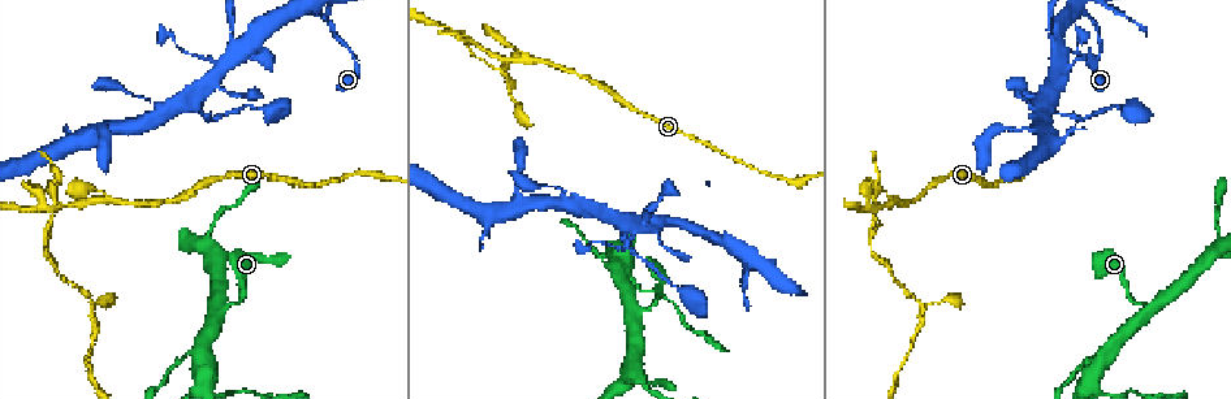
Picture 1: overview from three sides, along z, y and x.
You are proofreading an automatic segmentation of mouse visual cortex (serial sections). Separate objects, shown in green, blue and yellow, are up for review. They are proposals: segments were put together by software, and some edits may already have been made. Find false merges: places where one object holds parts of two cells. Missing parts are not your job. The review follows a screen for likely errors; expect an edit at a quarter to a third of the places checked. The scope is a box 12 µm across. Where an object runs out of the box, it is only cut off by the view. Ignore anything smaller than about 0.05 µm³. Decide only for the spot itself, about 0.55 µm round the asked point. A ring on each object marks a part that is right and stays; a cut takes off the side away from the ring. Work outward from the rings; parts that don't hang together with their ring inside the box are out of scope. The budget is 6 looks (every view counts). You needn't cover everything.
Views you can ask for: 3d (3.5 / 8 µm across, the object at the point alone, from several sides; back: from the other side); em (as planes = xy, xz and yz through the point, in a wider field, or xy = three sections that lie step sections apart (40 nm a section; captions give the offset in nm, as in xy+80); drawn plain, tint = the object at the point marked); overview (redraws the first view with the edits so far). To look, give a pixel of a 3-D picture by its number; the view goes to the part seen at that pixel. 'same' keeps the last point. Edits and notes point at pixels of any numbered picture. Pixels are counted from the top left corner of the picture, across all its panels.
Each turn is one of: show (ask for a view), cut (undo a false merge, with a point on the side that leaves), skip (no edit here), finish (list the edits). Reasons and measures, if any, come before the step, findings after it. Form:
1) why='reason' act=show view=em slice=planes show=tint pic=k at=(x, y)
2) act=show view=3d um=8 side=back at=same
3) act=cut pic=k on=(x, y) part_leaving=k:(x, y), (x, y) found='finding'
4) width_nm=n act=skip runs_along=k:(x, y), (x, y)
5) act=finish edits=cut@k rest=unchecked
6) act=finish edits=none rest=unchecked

act=show view=3d um=3.5 pic=1 at=(1111, 353)

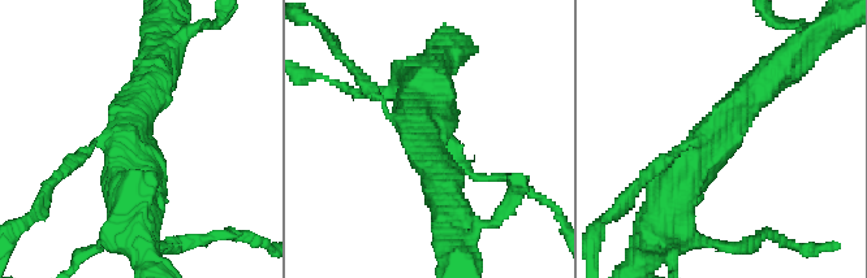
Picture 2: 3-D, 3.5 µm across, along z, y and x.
act=show view=em slice=xy step=5 show=tint pic=2 at=(715, 145)

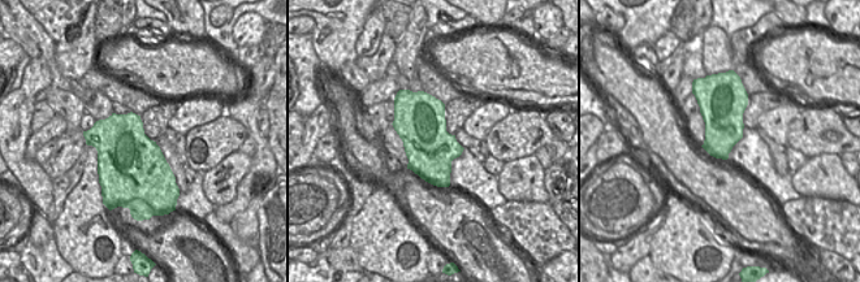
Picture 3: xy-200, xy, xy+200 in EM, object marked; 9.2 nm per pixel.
act=show view=em slice=xy step=3 show=tint at=same

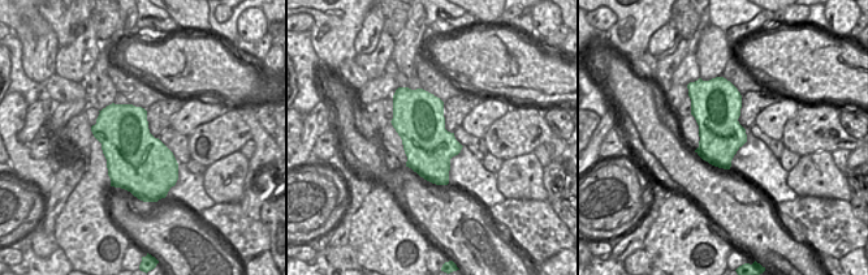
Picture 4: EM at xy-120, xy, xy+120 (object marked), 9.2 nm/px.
arm_widths_nm=100,450,450 act=skip runs_along=2:(767, 78), (667, 202), (667, 221) found='one cell here'

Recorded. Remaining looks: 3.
why='four-way junction' act=show view=3d um=3.5 pic=1 at=(1212, 252)

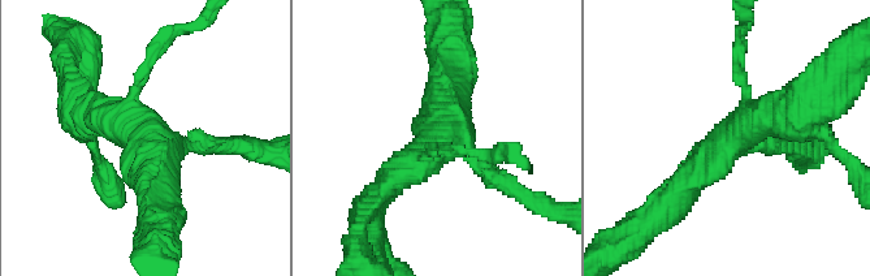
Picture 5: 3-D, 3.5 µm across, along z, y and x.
arms=4 arm_widths_nm=150,200,400,450 why='now the EM' act=show view=em slice=xy step=3 show=tint pic=5 at=(732, 140)

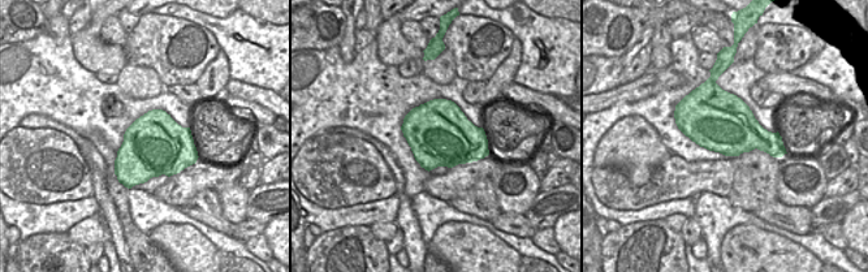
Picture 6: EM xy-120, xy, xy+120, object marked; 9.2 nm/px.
act=show view=em slice=xy step=5 show=tint at=same

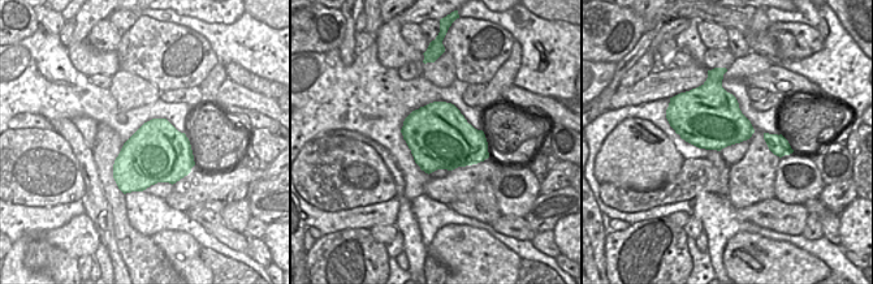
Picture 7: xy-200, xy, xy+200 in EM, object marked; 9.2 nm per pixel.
width_nm=600 act=skip runs_along=5:(670, 207), (749, 119), (783, 115) found='one cell here'

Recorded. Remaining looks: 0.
act=finish edits=none rest=unchecked

